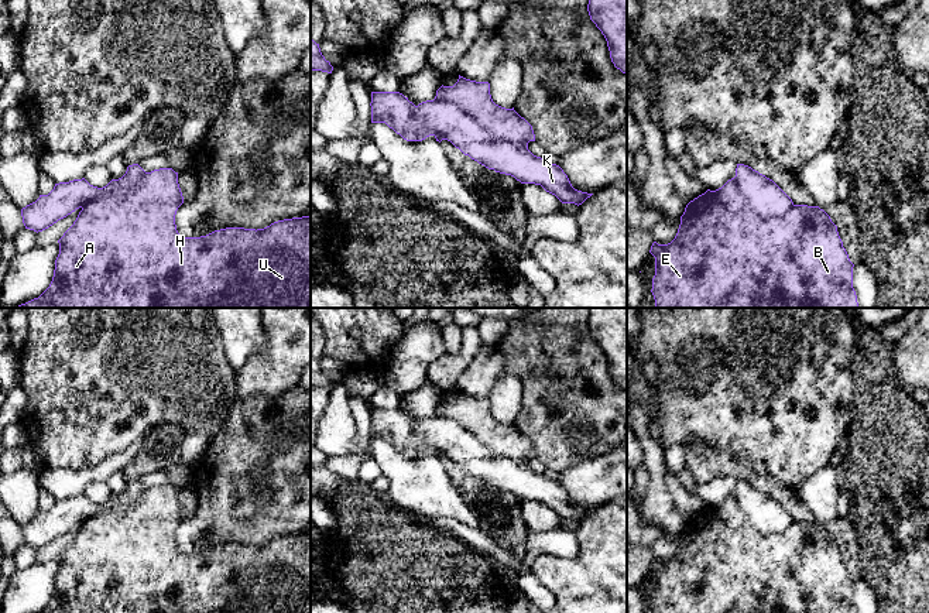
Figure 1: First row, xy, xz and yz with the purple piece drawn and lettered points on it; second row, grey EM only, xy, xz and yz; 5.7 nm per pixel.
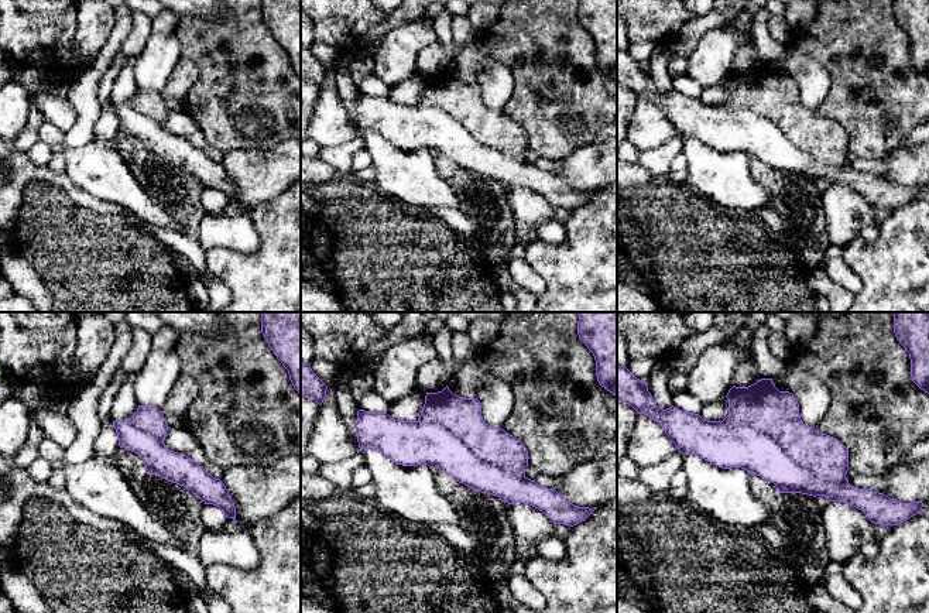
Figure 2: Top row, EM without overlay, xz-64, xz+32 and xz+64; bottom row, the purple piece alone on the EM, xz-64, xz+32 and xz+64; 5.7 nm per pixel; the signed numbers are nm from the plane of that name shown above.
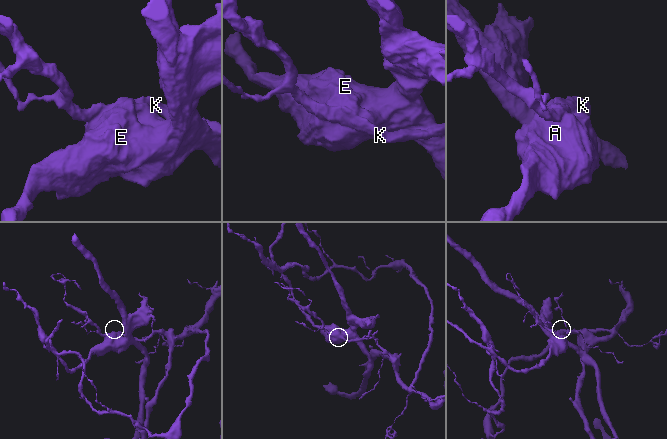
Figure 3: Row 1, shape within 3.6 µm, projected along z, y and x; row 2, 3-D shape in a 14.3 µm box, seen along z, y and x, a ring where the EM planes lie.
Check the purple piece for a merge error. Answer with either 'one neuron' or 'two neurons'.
two neurons

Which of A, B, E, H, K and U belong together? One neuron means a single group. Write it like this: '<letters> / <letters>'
A B E H U / K

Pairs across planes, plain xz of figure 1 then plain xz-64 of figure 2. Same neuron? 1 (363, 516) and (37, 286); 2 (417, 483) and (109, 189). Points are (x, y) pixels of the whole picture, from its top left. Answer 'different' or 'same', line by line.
1: different
2: same

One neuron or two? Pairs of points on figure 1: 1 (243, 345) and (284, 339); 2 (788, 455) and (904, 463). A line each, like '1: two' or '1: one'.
1: two
2: two

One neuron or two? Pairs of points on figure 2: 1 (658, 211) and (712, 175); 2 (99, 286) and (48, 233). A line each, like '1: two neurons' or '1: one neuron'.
1: two neurons
2: one neuron

